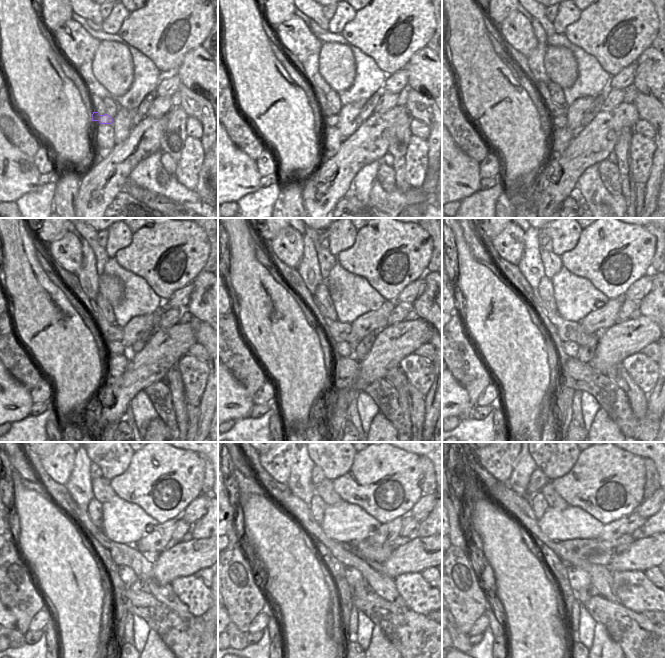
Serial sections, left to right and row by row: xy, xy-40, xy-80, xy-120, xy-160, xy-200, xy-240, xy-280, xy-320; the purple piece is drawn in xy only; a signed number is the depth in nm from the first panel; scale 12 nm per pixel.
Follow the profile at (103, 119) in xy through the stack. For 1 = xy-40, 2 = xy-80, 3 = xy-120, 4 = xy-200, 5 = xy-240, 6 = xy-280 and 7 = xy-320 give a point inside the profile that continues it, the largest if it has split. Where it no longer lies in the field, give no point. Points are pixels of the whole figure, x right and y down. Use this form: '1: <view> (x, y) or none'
1: xy-40 (332, 121)
2: xy-80 (560, 121)
3: xy-120 (115, 347)
4: xy-200 (571, 348)
5: xy-240 (127, 575)
6: xy-280 (353, 576)
7: xy-320 (578, 578)

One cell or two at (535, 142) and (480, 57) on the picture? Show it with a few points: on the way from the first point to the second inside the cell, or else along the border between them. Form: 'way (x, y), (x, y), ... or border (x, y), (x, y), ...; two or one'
way (515, 121), (513, 119), (512, 99), (491, 78); one

